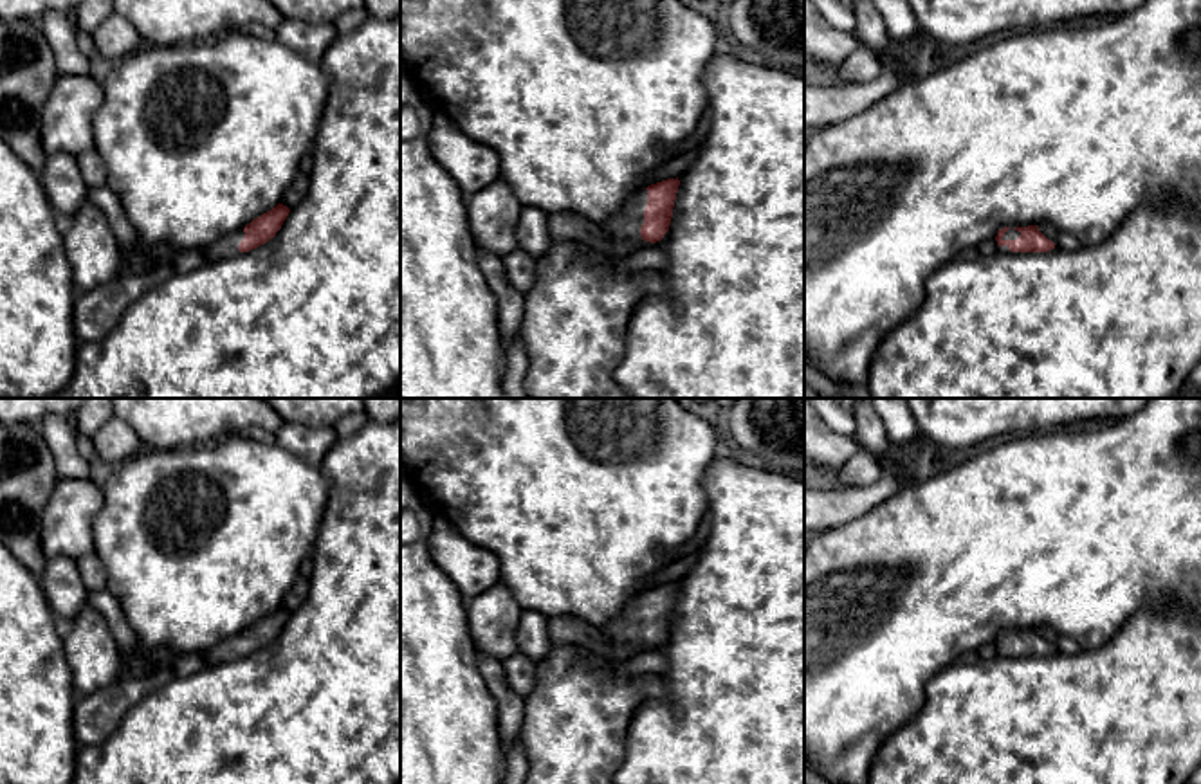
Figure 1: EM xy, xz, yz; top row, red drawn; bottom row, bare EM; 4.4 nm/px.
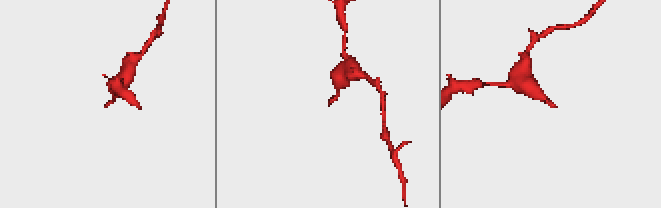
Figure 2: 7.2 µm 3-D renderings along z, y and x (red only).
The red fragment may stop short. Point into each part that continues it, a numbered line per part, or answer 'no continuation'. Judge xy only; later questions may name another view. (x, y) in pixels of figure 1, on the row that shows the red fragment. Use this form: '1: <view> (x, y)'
1: xy (228, 246)

